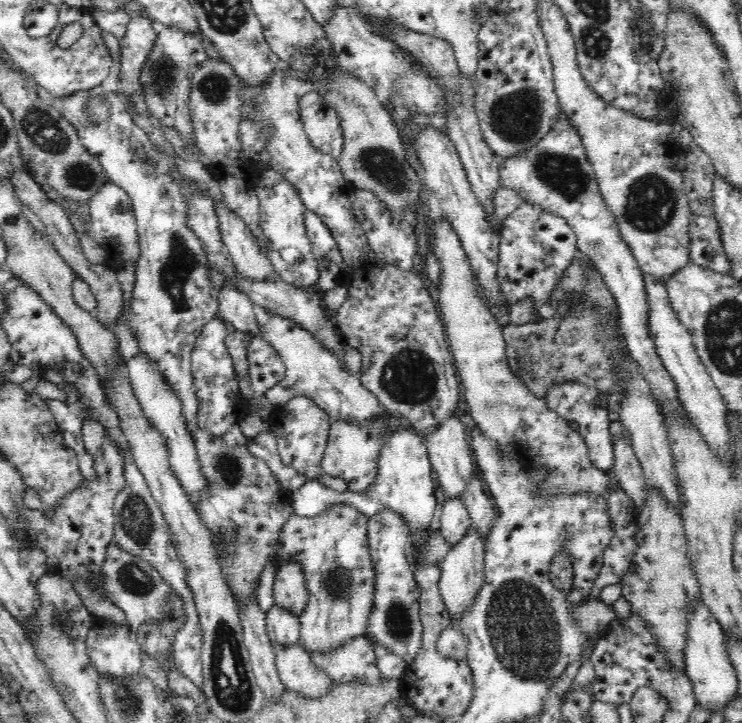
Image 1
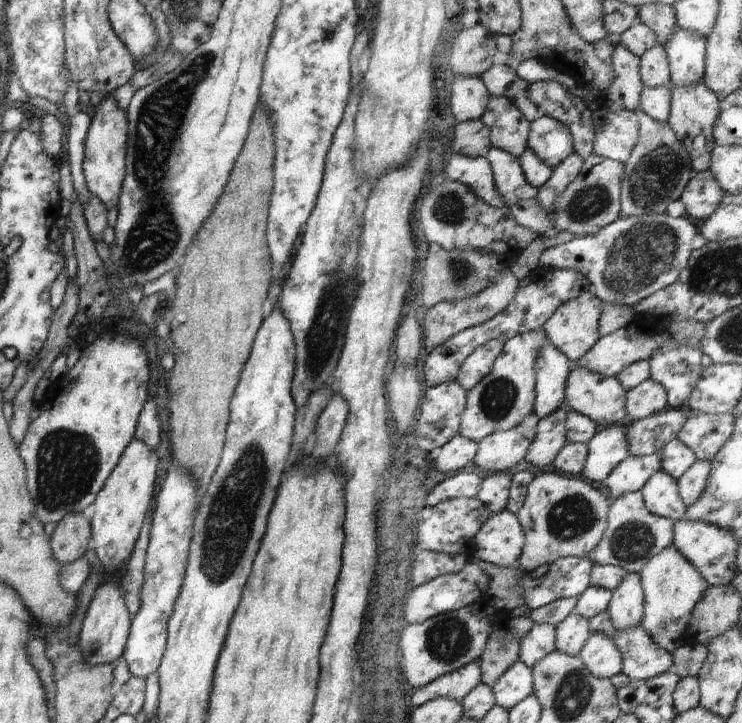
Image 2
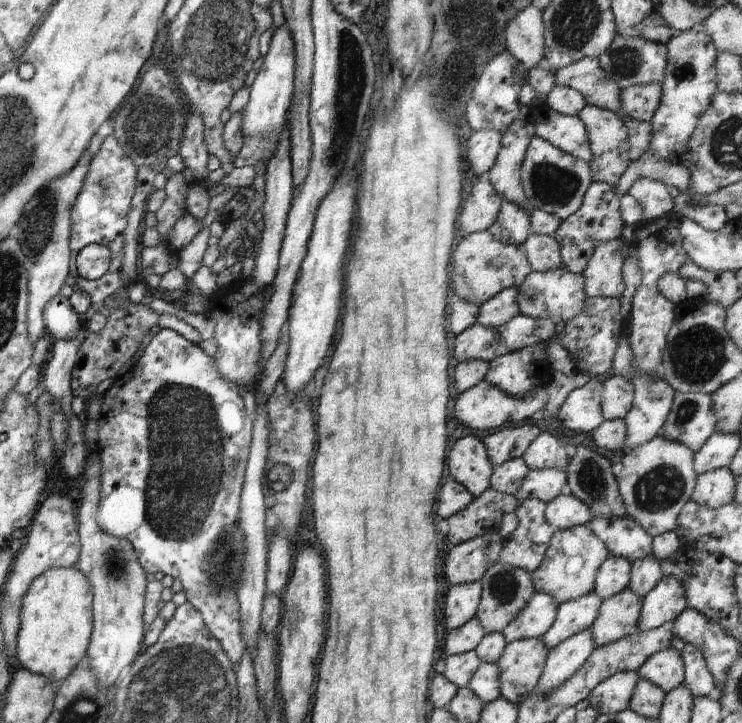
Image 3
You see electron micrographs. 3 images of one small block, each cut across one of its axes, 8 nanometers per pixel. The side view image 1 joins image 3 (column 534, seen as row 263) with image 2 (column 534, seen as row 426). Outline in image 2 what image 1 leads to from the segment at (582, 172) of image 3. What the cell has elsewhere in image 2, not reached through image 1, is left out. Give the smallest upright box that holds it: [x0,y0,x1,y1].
[485,146,539,208]

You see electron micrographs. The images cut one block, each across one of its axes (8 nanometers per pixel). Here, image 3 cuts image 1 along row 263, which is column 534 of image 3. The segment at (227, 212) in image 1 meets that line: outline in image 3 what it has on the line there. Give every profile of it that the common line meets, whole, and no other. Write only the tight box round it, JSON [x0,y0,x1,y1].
[522,234,563,272]

